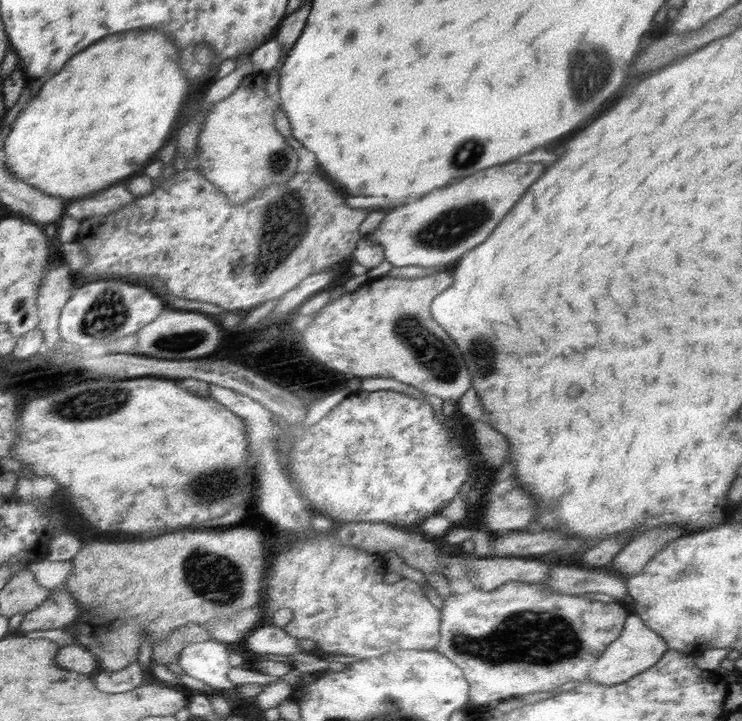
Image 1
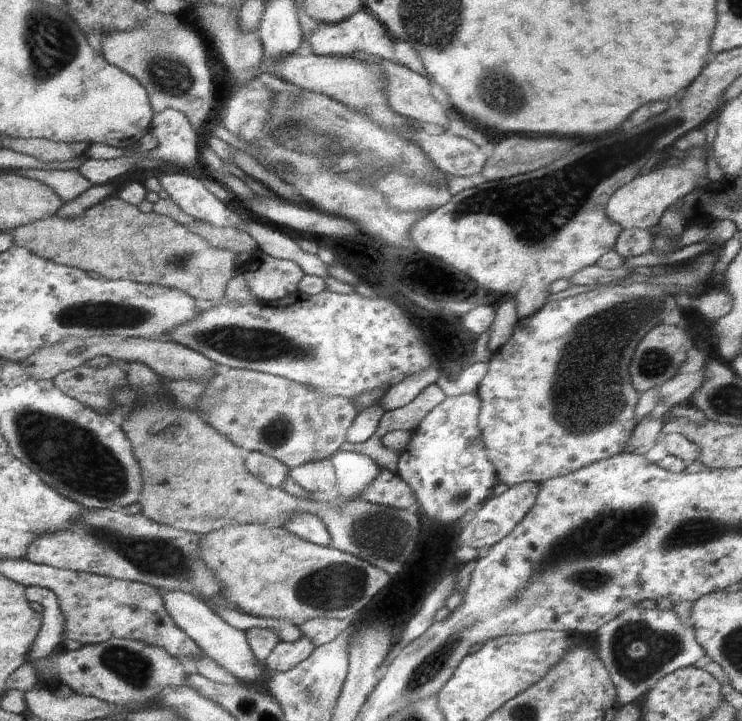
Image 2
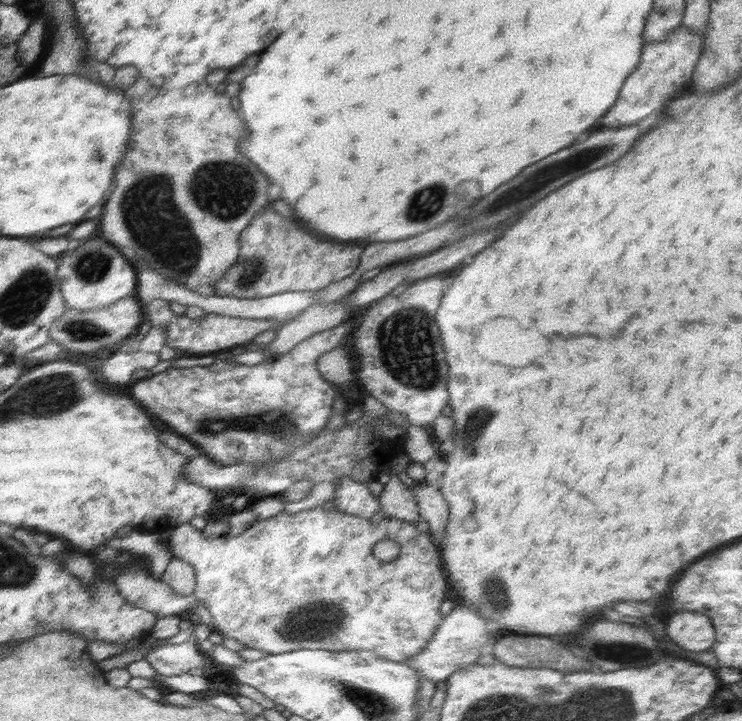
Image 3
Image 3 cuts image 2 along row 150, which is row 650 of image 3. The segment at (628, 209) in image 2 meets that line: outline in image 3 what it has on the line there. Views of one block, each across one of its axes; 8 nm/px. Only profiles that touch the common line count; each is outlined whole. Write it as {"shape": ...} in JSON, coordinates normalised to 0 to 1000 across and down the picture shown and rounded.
{"shape":[[[927,846],[903,856],[896,879],[926,903],[946,904],[962,893],[965,875],[954,854]]]}

